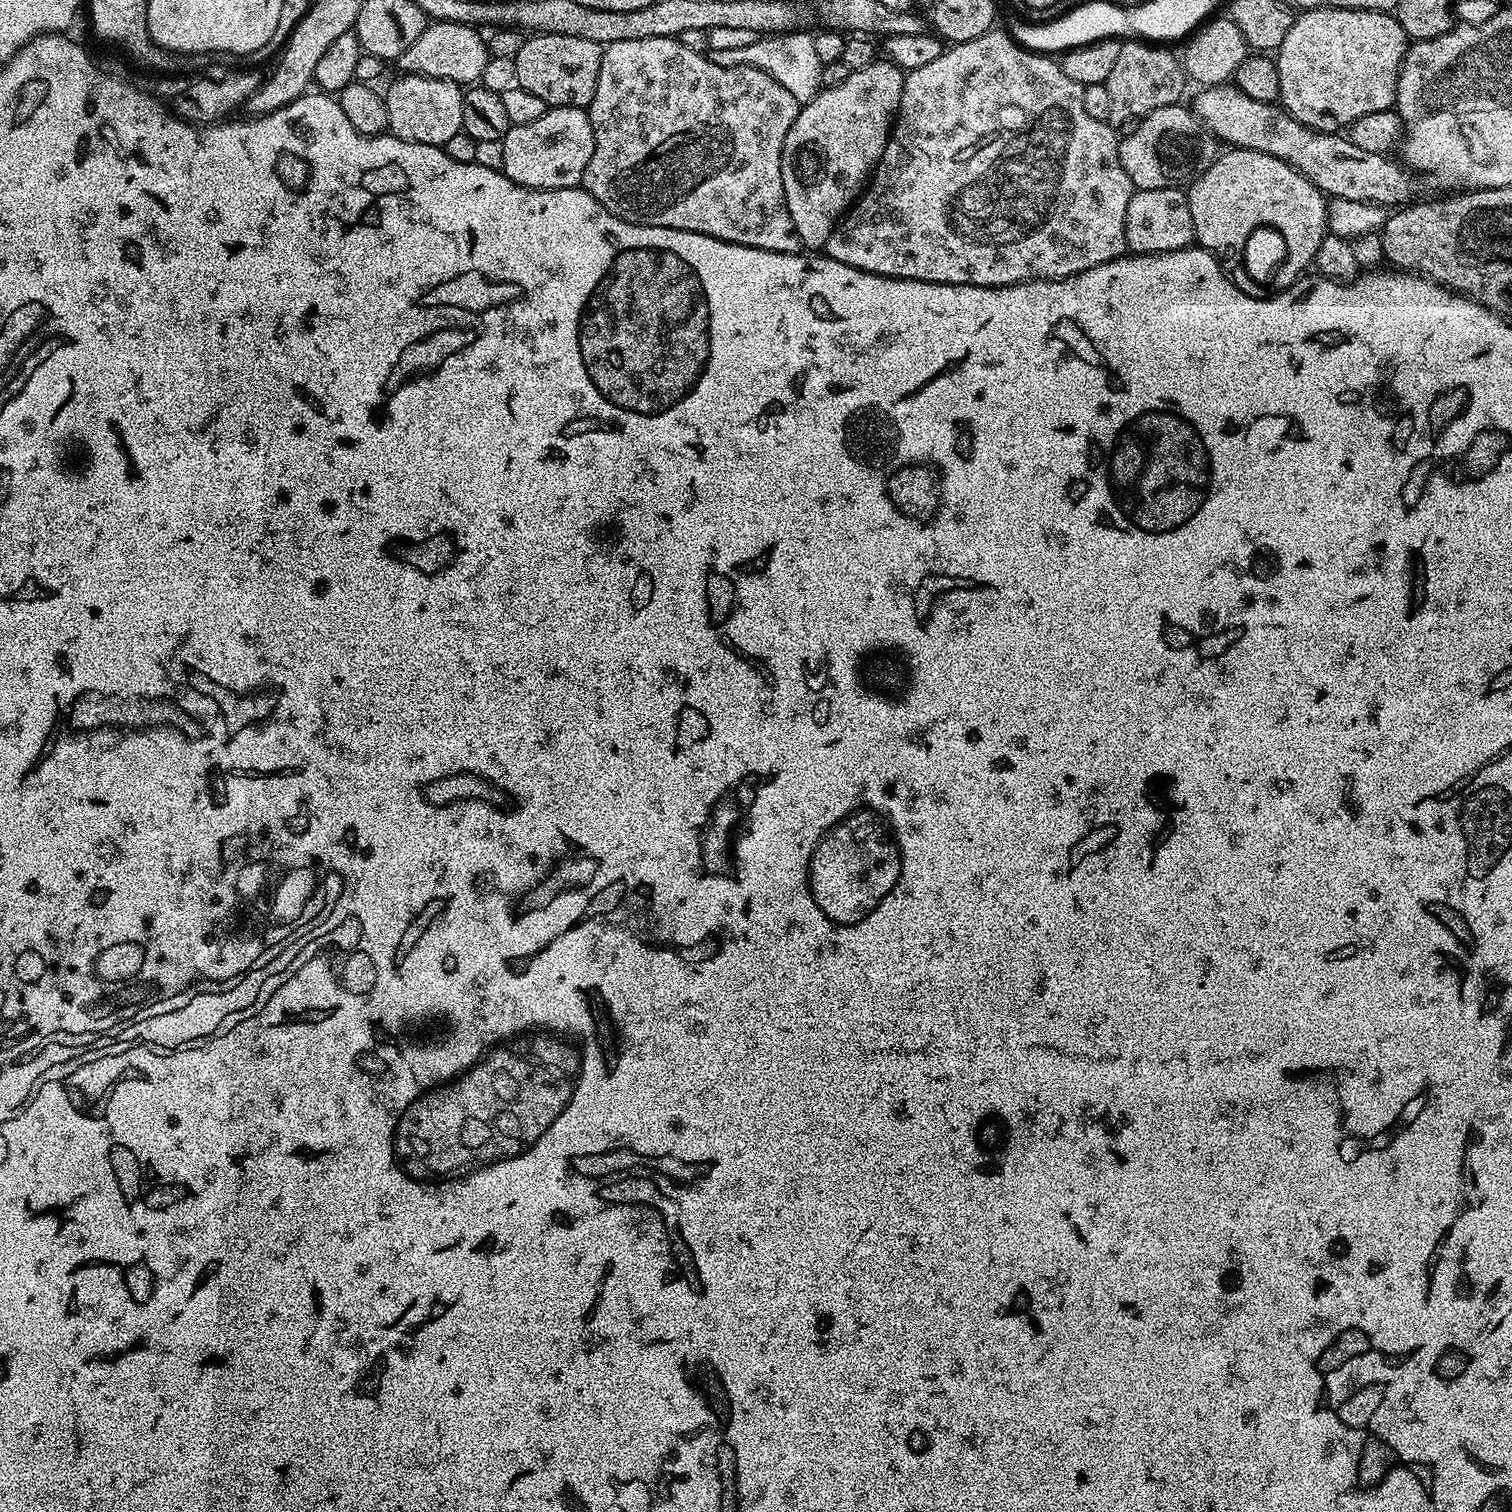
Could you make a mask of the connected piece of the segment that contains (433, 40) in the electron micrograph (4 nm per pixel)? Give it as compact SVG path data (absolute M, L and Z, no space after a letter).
M449 20L430 22L414 38L414 46L410 46L401 54L398 67L404 74L413 76L429 76L453 80L461 86L472 86L483 77L490 59L485 37L479 36L477 29L471 24L459 24Z

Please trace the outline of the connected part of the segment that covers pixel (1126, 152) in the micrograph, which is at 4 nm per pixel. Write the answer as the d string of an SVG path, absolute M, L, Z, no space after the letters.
M1177 102L1170 106L1162 106L1154 110L1149 116L1143 117L1135 125L1136 128L1128 137L1119 141L1120 161L1126 174L1132 179L1133 189L1137 188L1178 188L1187 186L1199 178L1209 166L1216 161L1218 155L1218 141L1204 124L1196 117L1191 107Z

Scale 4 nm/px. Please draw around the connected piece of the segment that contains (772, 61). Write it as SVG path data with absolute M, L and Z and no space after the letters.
M682 30L679 36L682 46L687 46L689 50L706 53L710 62L714 66L746 66L762 70L778 82L778 86L783 86L785 90L790 90L794 98L800 105L805 105L813 100L820 90L820 79L824 65L818 62L818 54L814 50L814 35L811 31L801 30L798 32L782 32L779 34L764 34L759 38L752 38L749 44L736 44L733 48L712 48L708 49L709 33L702 30Z

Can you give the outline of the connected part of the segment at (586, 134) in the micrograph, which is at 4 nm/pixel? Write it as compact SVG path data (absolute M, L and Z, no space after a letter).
M549 108L542 118L530 122L527 126L512 125L501 140L502 171L515 184L527 188L575 188L586 174L586 162L594 154L594 130L590 126L587 111L582 108Z

